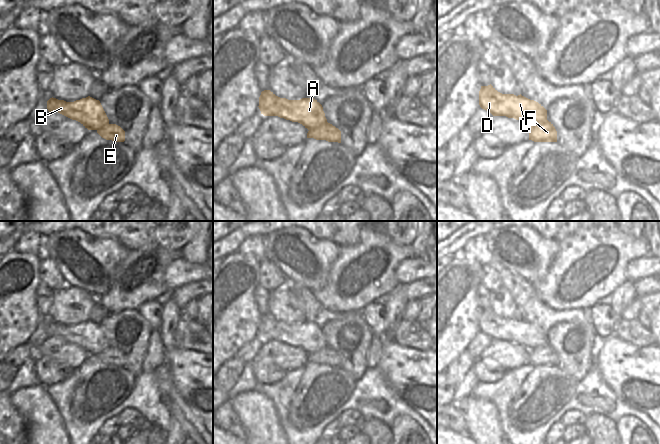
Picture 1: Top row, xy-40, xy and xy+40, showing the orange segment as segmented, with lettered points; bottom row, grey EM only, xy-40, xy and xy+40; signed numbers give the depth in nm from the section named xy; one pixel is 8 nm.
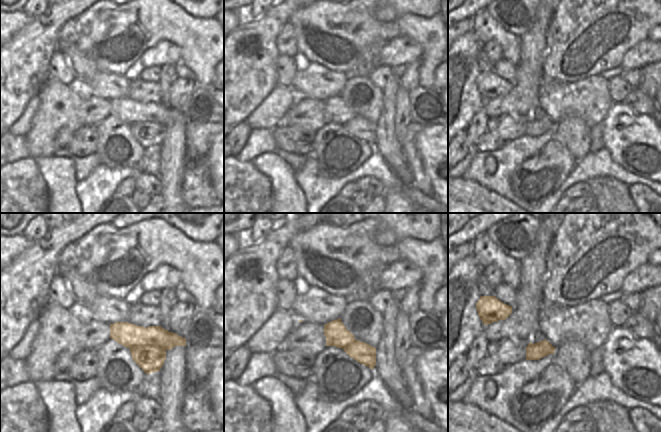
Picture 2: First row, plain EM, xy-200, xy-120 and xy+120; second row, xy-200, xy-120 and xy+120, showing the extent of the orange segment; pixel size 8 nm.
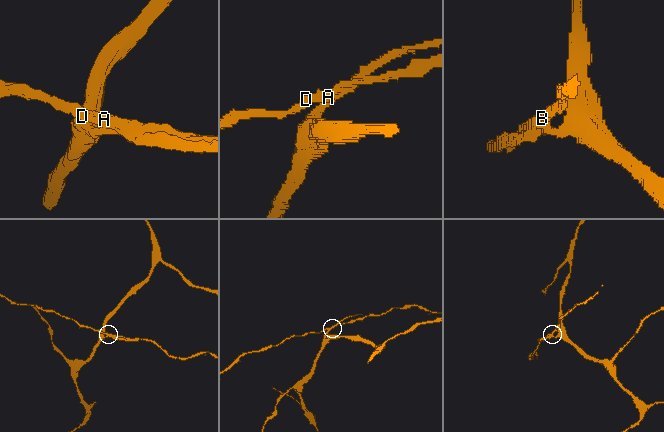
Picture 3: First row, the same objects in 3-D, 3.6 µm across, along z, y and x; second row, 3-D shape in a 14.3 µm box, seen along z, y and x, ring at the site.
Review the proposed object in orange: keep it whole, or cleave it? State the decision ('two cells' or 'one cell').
two cells

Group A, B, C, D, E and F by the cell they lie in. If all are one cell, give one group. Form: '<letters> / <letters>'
A B C D / E F

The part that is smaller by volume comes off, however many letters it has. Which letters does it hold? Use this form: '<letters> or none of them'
A, B, C, D.

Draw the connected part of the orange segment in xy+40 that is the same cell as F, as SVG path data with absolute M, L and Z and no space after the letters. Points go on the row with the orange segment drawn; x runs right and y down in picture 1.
M548 120L529 126L529 140L534 142L557 142L557 131Z

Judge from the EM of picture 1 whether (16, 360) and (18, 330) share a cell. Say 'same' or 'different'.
different

